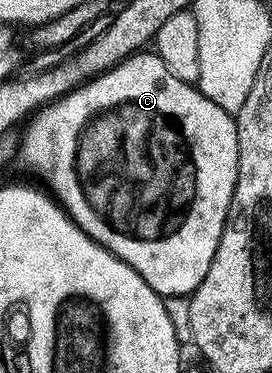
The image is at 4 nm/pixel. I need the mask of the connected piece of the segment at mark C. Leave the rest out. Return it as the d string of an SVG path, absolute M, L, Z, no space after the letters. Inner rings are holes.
M147 52L133 53L107 72L90 78L78 88L63 94L51 104L38 110L26 122L27 130L24 131L23 142L19 145L19 161L29 172L36 173L40 177L38 180L50 190L55 200L78 223L79 229L85 231L85 235L89 235L117 259L133 267L133 271L137 271L137 275L141 275L141 279L145 279L145 283L149 283L149 287L153 287L155 293L164 299L183 296L186 298L194 293L201 279L205 279L205 271L209 271L209 263L213 263L213 255L219 246L223 228L229 220L231 200L239 174L237 127L232 114L217 107L217 103L213 103L213 99L206 97L192 82L177 79L177 75L165 64L162 57L154 52L151 52L152 54Z

